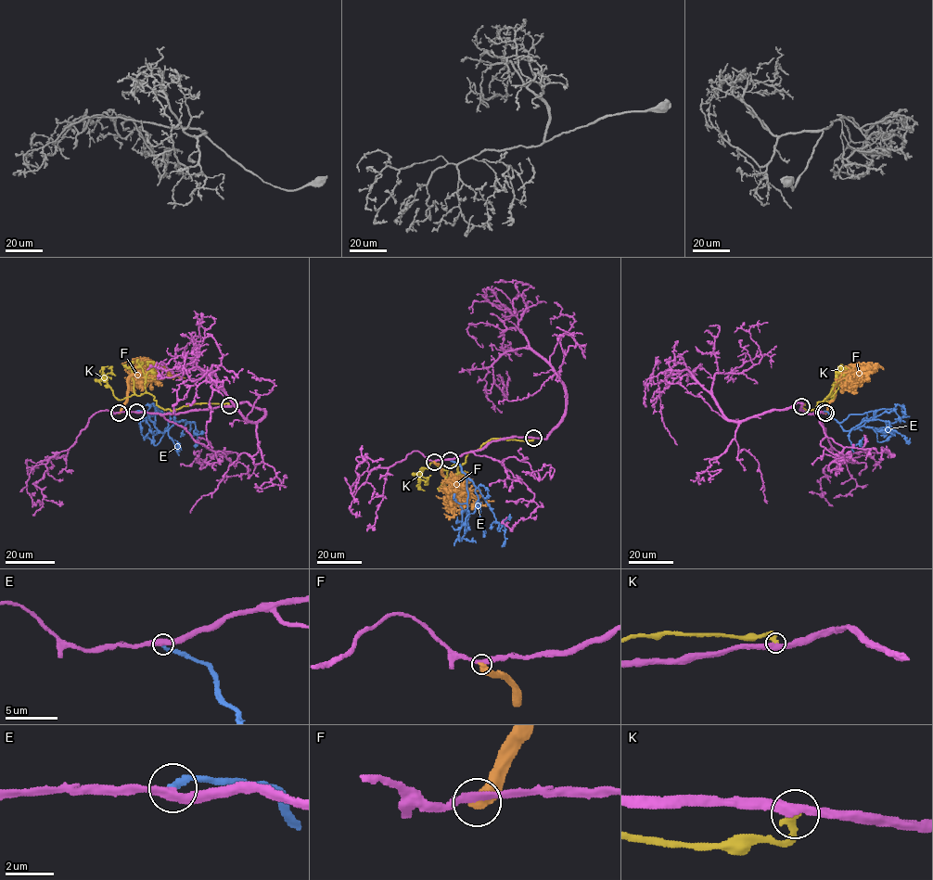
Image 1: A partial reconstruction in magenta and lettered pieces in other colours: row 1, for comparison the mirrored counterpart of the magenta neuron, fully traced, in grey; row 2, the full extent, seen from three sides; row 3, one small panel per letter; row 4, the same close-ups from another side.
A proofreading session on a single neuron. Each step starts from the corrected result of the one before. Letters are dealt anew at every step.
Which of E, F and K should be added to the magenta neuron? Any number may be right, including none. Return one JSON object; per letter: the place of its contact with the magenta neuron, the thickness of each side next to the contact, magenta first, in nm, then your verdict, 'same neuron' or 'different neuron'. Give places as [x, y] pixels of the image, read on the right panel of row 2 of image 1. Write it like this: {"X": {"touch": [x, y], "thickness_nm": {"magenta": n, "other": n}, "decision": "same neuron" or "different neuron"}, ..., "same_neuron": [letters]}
{"E": {"touch": [824, 412], "thickness_nm": {"magenta": 360, "other": 260}, "decision": "same neuron"}, "F": {"touch": [825, 413], "thickness_nm": {"magenta": 280, "other": 550}, "decision": "different neuron"}, "K": {"touch": [801, 406], "thickness_nm": {"magenta": 440, "other": 320}, "decision": "different neuron"}, "same_neuron": ["E"]}

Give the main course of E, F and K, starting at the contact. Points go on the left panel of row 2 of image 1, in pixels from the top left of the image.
E: (136, 411), (146, 411), (155, 424), (157, 414), (153, 403), (144, 416), (151, 431), (157, 433)
F: (119, 413), (126, 400), (128, 379), (144, 363), (156, 363), (185, 377)
K: (228, 405), (198, 403), (173, 411), (159, 406), (147, 392), (116, 398), (104, 377), (103, 368), (108, 366)

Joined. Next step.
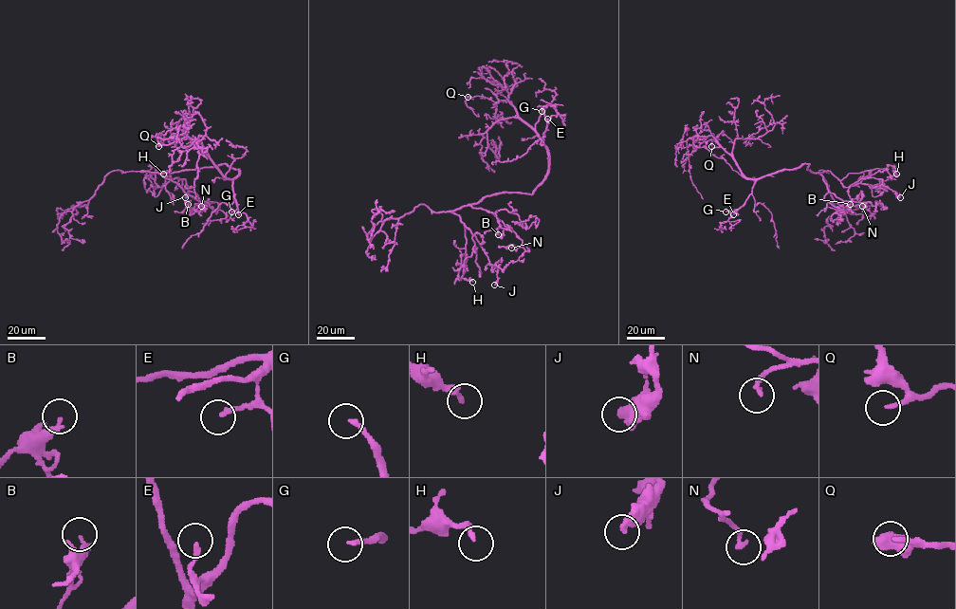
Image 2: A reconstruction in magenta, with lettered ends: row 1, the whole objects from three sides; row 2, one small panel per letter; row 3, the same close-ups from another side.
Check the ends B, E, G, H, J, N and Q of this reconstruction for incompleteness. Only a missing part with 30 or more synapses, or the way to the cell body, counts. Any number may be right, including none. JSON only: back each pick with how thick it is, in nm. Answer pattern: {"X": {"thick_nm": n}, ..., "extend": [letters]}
{"G": {"thick_nm": 180}, "N": {"thick_nm": 240}, "Q": {"thick_nm": 170}, "extend": ["G", "N", "Q"]}

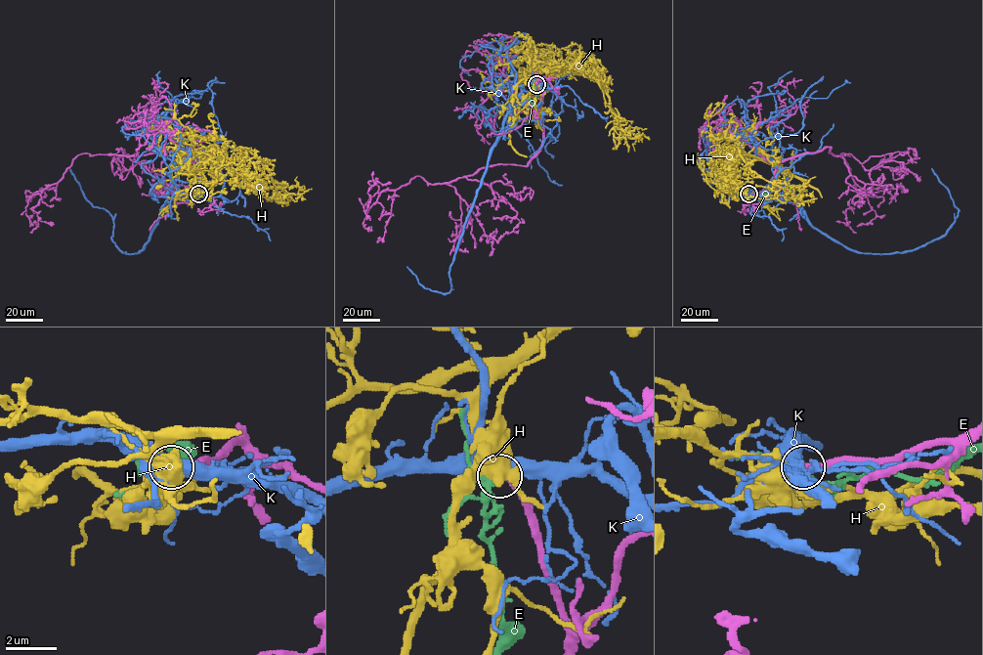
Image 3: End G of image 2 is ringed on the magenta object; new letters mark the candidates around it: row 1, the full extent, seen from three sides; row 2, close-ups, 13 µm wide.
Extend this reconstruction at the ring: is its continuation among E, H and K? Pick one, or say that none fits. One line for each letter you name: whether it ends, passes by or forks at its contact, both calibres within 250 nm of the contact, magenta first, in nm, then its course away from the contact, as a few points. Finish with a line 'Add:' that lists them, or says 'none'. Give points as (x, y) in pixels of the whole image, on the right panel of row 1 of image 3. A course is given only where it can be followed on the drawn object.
Add: none

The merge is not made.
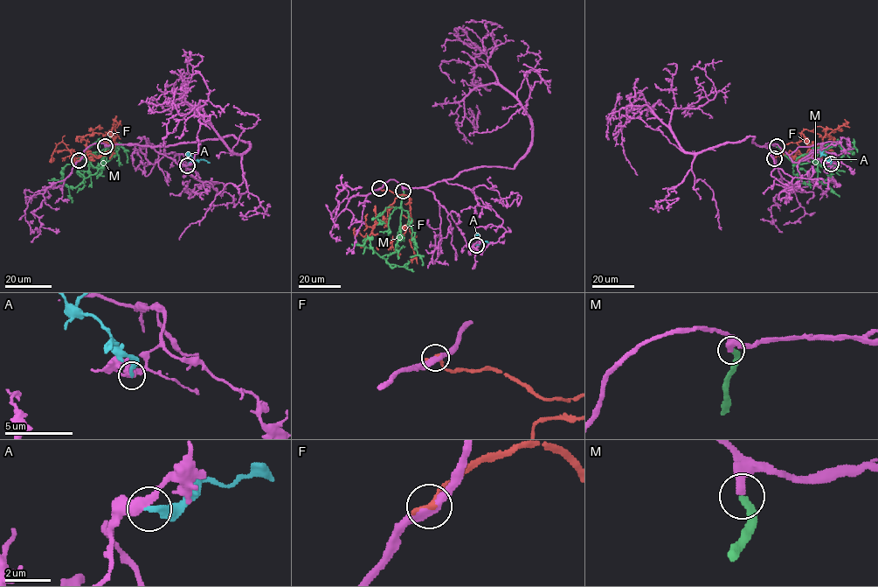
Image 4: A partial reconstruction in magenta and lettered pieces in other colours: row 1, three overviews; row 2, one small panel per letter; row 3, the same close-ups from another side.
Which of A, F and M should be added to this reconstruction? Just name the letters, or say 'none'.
M

